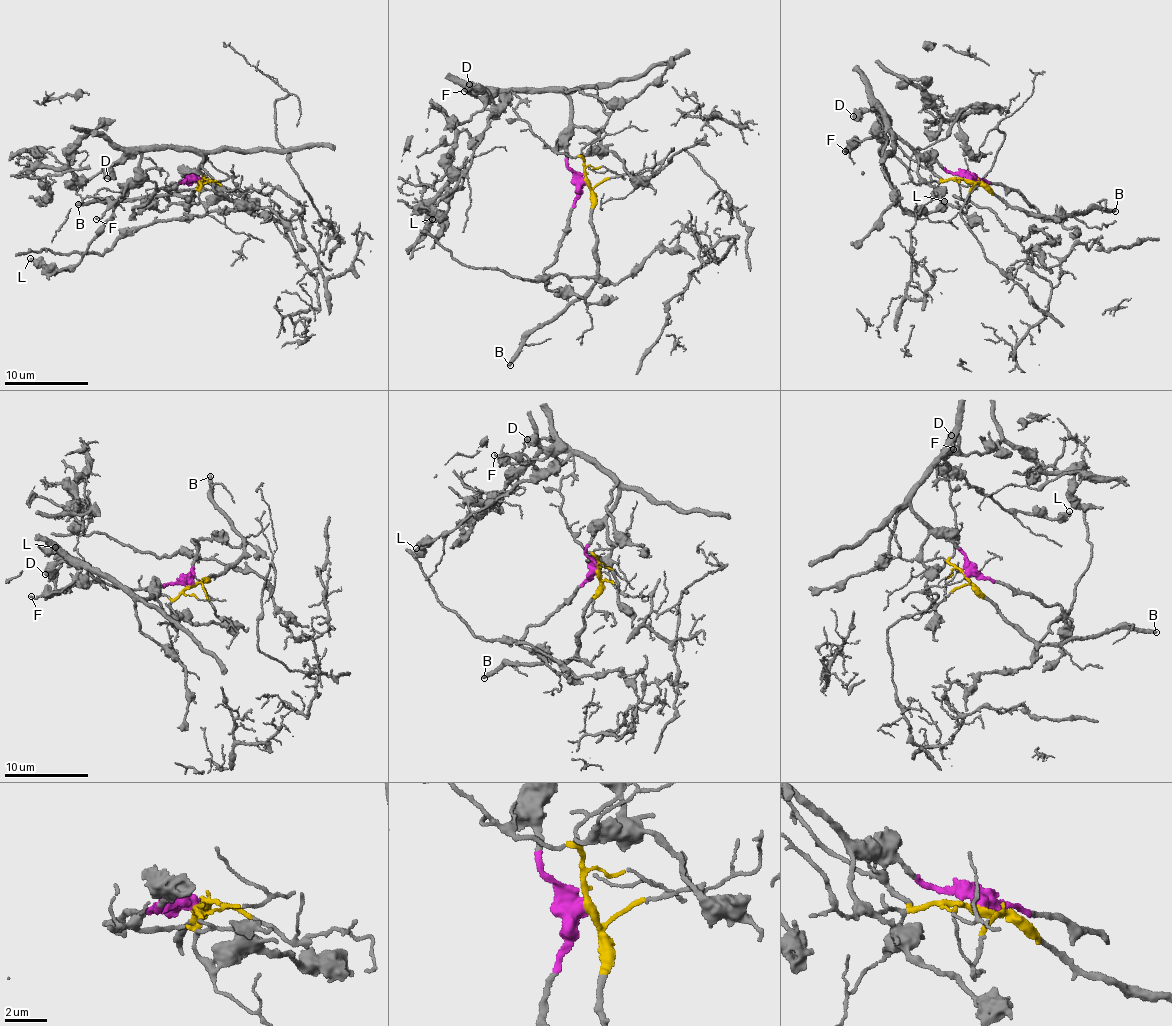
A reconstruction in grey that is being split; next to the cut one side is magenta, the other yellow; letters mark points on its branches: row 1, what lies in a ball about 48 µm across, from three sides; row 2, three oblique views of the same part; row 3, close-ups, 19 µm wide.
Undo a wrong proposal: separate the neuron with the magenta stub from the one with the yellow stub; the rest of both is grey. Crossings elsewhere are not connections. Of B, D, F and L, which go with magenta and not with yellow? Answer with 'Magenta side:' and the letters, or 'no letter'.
Magenta side: D, F, L

